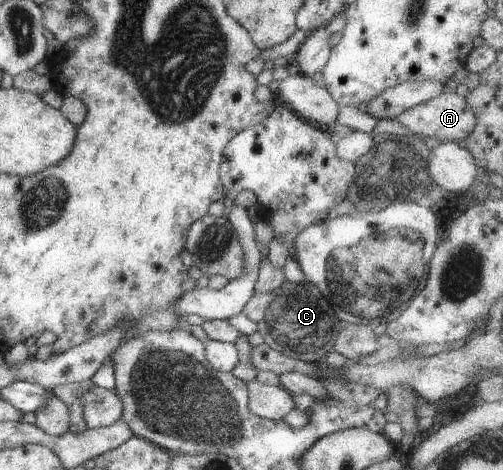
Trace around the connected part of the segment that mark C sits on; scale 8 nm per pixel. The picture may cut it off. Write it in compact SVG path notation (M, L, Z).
M306 279L300 283L284 281L268 294L254 294L246 302L242 313L254 322L271 349L309 363L320 361L334 351L338 334L346 325L336 316L324 294Z

